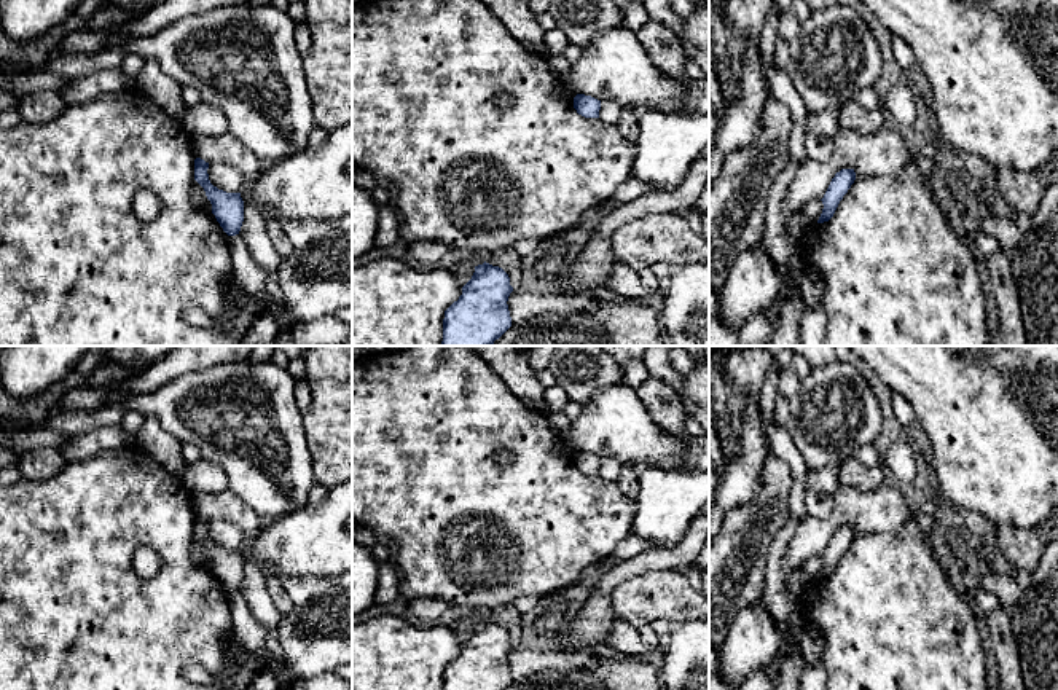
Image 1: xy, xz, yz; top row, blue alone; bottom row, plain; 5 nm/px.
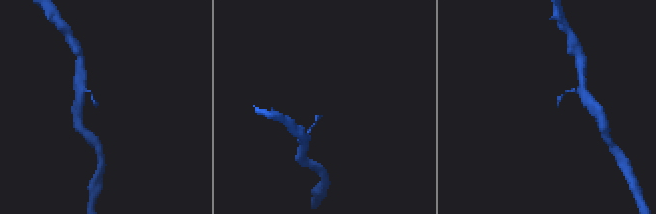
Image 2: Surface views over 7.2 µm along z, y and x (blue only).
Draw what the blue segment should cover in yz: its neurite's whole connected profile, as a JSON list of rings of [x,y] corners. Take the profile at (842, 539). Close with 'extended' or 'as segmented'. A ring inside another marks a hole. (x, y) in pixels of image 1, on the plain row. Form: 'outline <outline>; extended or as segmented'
outline [[[841,526],[840,529],[835,531],[824,555],[821,556],[824,566],[817,580],[829,578],[833,574],[840,558],[848,550],[854,537],[856,537],[854,526]]]; as segmented

